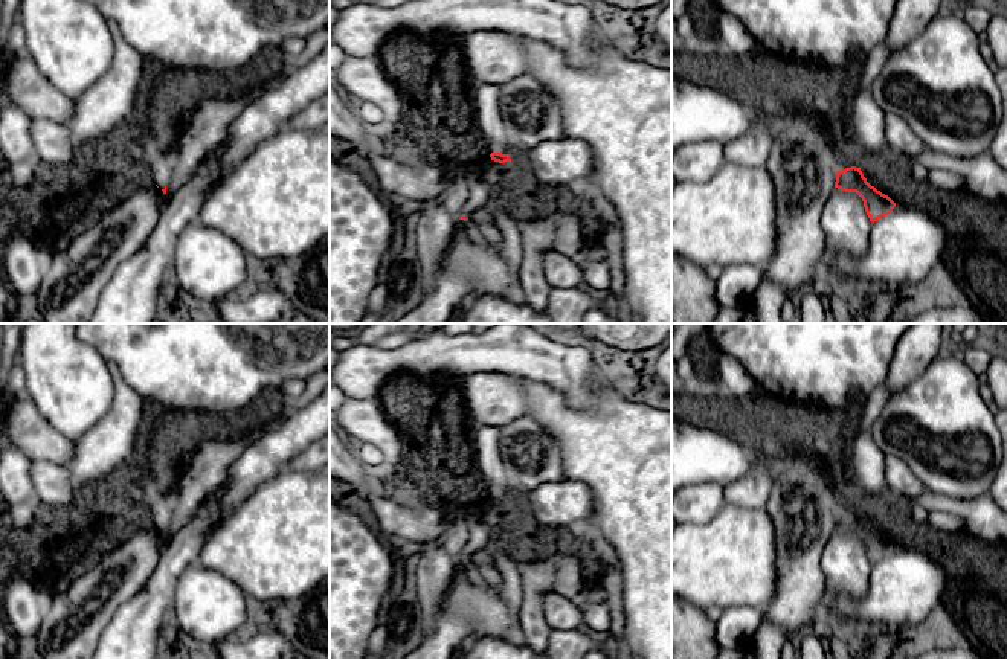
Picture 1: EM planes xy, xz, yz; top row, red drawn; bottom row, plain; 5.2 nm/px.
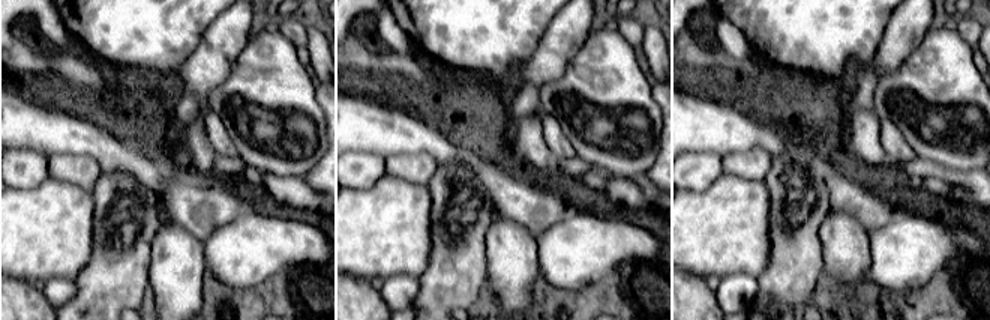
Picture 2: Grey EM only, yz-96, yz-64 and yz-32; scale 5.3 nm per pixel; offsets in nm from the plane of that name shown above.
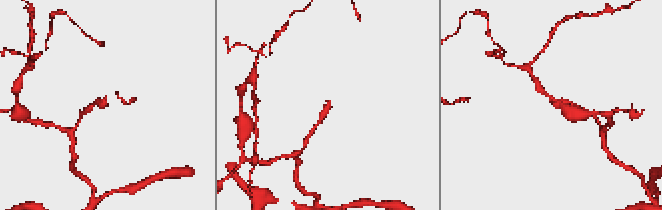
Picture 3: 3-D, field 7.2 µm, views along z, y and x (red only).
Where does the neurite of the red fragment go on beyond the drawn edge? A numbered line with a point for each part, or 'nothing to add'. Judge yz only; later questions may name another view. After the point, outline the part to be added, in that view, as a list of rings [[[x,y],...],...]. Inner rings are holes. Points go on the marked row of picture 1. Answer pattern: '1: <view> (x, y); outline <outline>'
1: yz (839, 163); outline [[[836,159],[835,162],[833,162],[833,177],[835,177],[835,182],[836,182],[836,174],[839,172],[839,171],[842,171],[842,169],[845,169],[845,168],[851,168],[851,166],[854,166],[851,162],[848,162],[848,160],[845,160],[845,159]]]

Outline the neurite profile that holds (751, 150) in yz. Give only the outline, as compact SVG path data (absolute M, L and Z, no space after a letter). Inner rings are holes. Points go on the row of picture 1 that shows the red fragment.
M752 102L752 114L755 128L728 145L728 160L748 168L766 168L772 143L766 130L771 114L763 102Z

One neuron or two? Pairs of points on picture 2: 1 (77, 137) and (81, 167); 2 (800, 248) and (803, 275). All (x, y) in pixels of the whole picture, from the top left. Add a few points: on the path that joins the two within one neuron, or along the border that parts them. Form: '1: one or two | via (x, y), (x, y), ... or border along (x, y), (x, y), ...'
1: two | border along (47, 155), (86, 153), (102, 170)
2: one | via (800, 254), (800, 269)

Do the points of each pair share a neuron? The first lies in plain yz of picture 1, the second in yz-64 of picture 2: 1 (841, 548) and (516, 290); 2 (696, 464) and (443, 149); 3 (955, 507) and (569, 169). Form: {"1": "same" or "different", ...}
{"1": "same", "2": "same", "3": "same"}

